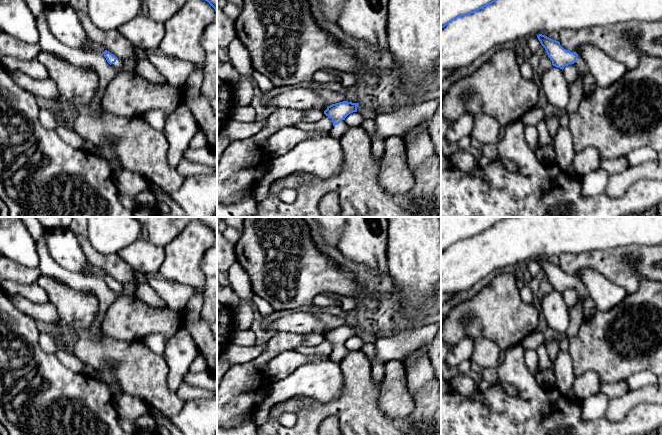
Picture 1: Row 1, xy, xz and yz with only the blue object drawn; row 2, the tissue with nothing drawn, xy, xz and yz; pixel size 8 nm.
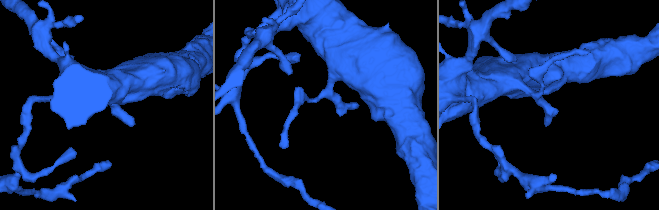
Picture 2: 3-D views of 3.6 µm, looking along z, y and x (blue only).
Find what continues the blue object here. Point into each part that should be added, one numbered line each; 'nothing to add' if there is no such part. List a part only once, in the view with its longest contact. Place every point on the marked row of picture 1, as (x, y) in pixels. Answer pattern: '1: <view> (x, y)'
1: xz (337, 131)

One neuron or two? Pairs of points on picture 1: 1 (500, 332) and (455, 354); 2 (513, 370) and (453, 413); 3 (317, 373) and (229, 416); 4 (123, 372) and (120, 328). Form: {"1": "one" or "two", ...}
{"1": "two", "2": "one", "3": "two", "4": "two"}

